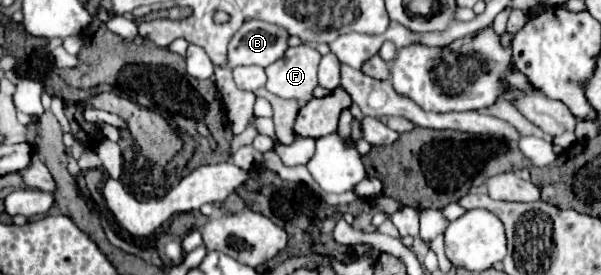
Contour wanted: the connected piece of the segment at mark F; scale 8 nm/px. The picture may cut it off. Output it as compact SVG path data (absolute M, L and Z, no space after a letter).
M312 46L288 48L282 60L266 68L266 88L280 98L294 98L306 104L314 98L312 92L318 86L318 64L320 54Z

